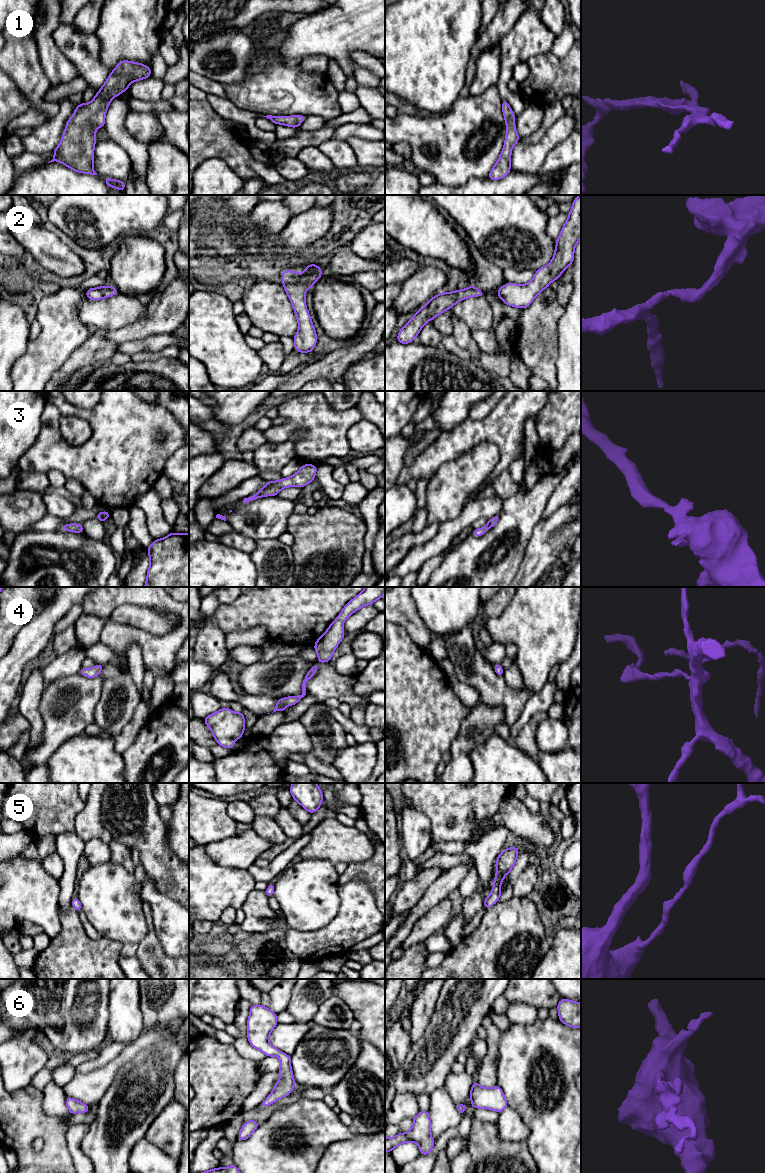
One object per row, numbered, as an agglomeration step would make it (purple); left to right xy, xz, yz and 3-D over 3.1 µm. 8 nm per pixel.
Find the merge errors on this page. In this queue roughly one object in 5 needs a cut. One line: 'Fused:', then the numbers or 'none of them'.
Fused: none of them

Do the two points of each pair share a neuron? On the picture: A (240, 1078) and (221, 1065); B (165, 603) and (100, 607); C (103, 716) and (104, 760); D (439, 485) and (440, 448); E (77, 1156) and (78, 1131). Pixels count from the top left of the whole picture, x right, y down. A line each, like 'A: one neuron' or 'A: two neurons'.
A: one neuron
B: one neuron
C: two neurons
D: two neurons
E: one neuron

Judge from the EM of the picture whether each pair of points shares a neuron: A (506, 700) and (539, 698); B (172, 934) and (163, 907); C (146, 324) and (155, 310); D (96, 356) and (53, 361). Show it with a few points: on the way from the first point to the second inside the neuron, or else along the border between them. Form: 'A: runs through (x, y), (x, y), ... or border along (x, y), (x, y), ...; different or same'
A: border along (531, 694), (517, 720); different
B: runs through (172, 927), (172, 921), (167, 914); same
C: runs through (149, 321), (155, 313); same
D: border along (84, 342), (73, 351), (52, 376); different

